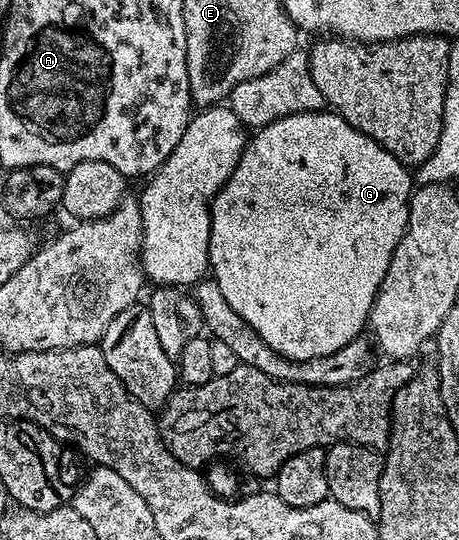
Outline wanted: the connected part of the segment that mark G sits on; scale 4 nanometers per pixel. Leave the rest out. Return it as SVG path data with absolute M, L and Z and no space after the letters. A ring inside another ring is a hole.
M335 111L318 113L295 113L280 117L274 123L262 126L251 134L244 147L244 153L238 159L238 167L230 175L230 179L212 198L212 230L210 231L210 251L208 264L210 273L222 287L222 295L258 335L274 351L295 361L302 359L318 359L326 355L334 355L334 351L346 347L355 337L361 336L368 325L368 316L372 310L374 299L378 295L378 287L382 287L382 279L386 279L386 267L390 267L390 259L394 259L394 251L408 230L408 204L414 192L409 166L403 165L390 151L386 151L372 137L358 131L346 119L342 119Z

